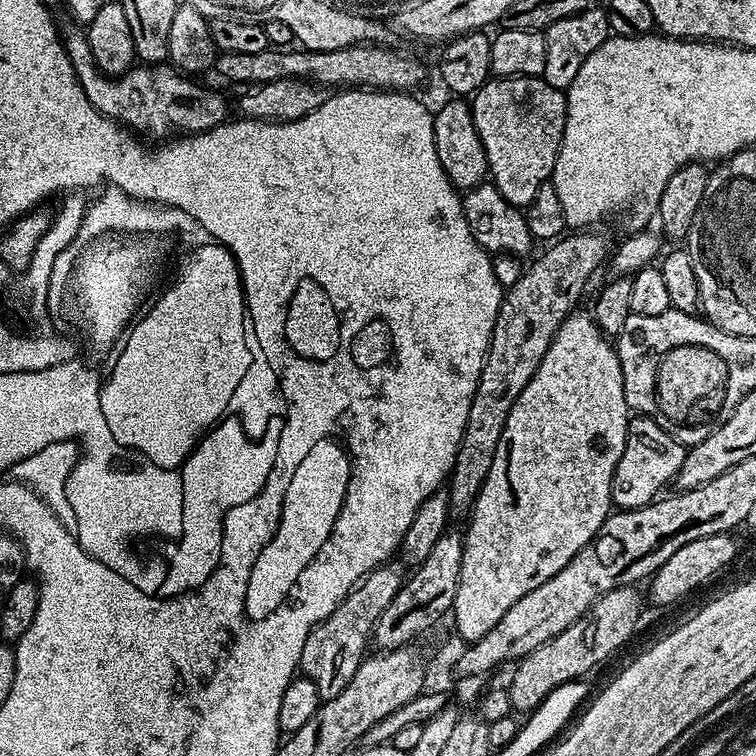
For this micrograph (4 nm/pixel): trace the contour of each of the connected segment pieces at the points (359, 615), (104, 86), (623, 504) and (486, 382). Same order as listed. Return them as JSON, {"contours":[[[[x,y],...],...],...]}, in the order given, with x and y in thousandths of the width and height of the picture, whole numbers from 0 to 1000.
{"contours":[[[[509,743],[487,758],[405,844],[394,884],[410,902],[415,902],[415,907],[421,907],[425,927],[439,926],[452,918],[463,897],[468,897],[468,886],[474,886],[488,861],[500,817],[505,817],[505,807],[511,807],[511,802],[521,796],[521,786],[526,786],[532,771],[532,761],[529,762],[526,753],[517,751],[519,749]]],[[[110,41],[95,42],[90,49],[86,46],[82,62],[90,67],[93,82],[98,87],[99,110],[114,119],[114,132],[135,152],[173,172],[181,181],[197,180],[205,188],[217,188],[229,177],[276,175],[298,163],[300,135],[288,123],[279,122],[275,116],[263,116],[254,107],[258,104],[239,98],[226,87],[176,87],[163,101],[144,103],[130,93],[124,71],[119,71],[115,46]]],[[[837,549],[831,558],[823,606],[817,606],[817,616],[812,622],[811,668],[824,675],[861,667],[880,649],[877,646],[882,640],[888,642],[893,636],[897,622],[902,622],[906,597],[906,589],[894,583],[876,563],[870,563],[870,558],[865,558],[858,550]]],[[[762,304],[745,315],[726,321],[725,328],[704,351],[688,361],[685,373],[667,388],[653,426],[646,467],[632,500],[632,516],[627,516],[627,532],[622,532],[622,553],[607,586],[602,614],[590,638],[593,652],[593,679],[603,688],[623,679],[623,672],[636,651],[648,615],[653,608],[664,567],[675,549],[675,537],[685,532],[685,521],[696,516],[712,479],[722,474],[738,431],[757,413],[763,411],[767,390],[778,376],[778,369],[794,354],[794,348],[807,339],[807,323],[794,304]]]]}

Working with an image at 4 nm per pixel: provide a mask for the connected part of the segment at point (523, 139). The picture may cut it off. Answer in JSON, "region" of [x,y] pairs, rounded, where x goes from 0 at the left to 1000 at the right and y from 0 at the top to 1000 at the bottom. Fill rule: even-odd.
{"region":[[[668,101],[647,103],[623,128],[622,142],[632,183],[638,183],[638,193],[643,198],[649,242],[655,243],[672,270],[689,278],[697,275],[706,257],[712,257],[712,246],[726,242],[730,237],[749,167],[750,126],[713,101]]]}

